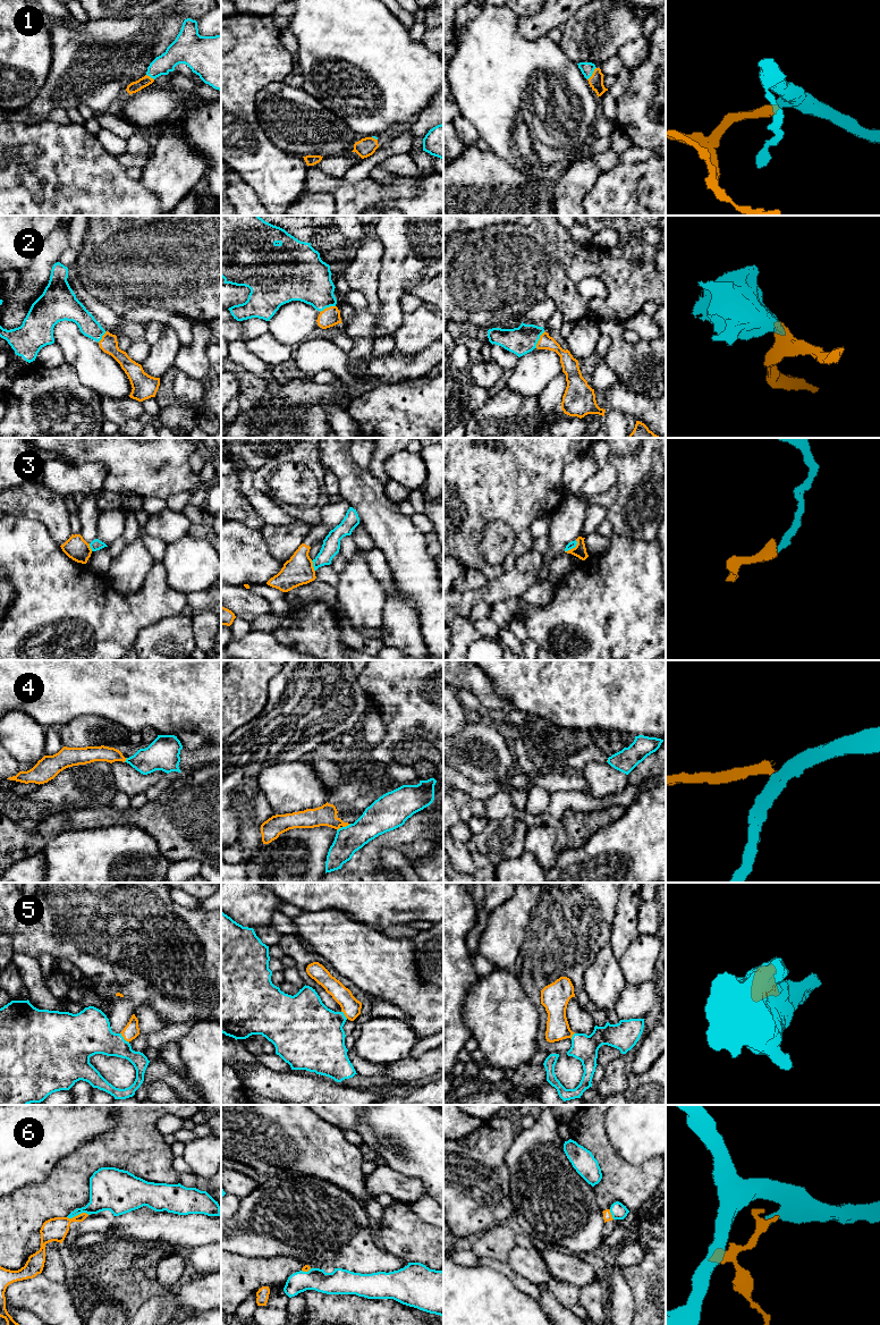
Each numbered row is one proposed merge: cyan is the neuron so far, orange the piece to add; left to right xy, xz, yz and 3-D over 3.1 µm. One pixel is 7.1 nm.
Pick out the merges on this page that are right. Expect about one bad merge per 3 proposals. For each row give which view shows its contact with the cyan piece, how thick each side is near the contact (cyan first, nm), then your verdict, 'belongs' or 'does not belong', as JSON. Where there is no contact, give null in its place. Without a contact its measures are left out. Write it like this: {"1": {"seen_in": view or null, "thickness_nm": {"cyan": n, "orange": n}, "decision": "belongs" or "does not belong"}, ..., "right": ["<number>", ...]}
{"1": {"seen_in": "yz", "thickness_nm": {"cyan": 90, "orange": 100}, "decision": "belongs"}, "2": {"seen_in": "yz", "thickness_nm": {"cyan": 200, "orange": 100}, "decision": "belongs"}, "3": {"seen_in": "yz", "thickness_nm": {"cyan": 50, "orange": 90}, "decision": "does not belong"}, "4": {"seen_in": "xz", "thickness_nm": {"cyan": 220, "orange": 140}, "decision": "does not belong"}, "5": {"seen_in": "xy", "thickness_nm": {"cyan": 320, "orange": 110}, "decision": "belongs"}, "6": {"seen_in": "xy", "thickness_nm": {"cyan": 240, "orange": 160}, "decision": "does not belong"}, "right": ["1", "2", "5"]}

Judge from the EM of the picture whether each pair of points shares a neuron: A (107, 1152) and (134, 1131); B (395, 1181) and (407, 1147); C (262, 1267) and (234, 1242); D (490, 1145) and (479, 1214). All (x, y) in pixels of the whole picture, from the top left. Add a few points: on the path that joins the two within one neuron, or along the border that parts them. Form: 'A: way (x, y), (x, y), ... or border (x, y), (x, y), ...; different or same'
A: way (113, 1149), (127, 1138); same
B: border (384, 1164), (423, 1182); different
C: border (233, 1252), (250, 1257), (277, 1256); different
D: way (480, 1162), (479, 1197); same

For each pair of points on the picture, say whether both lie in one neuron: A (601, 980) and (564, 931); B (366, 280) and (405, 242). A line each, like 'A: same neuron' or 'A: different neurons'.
A: different neurons
B: different neurons

